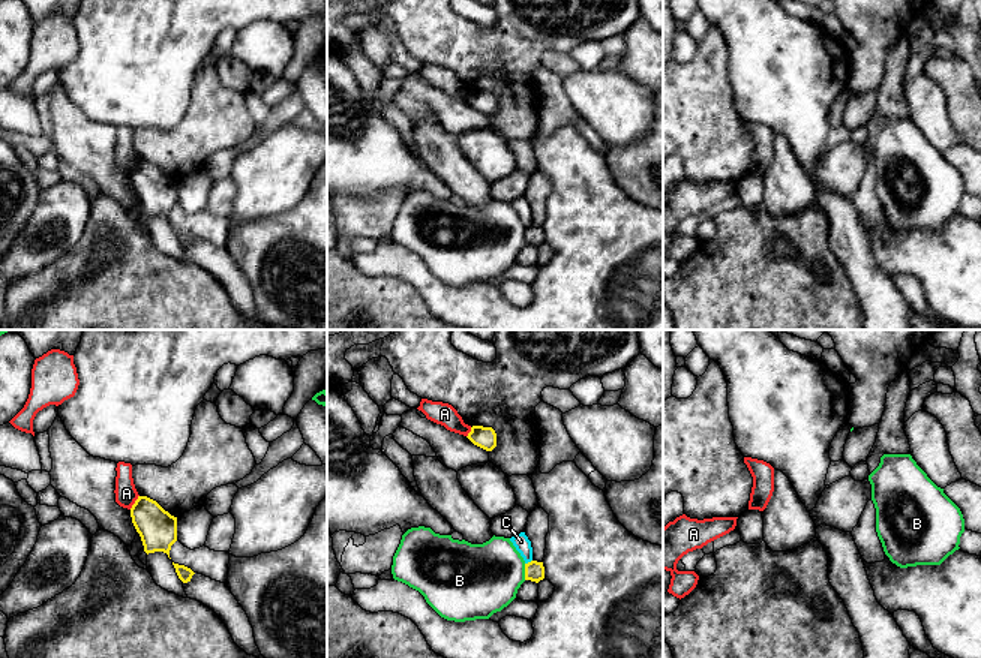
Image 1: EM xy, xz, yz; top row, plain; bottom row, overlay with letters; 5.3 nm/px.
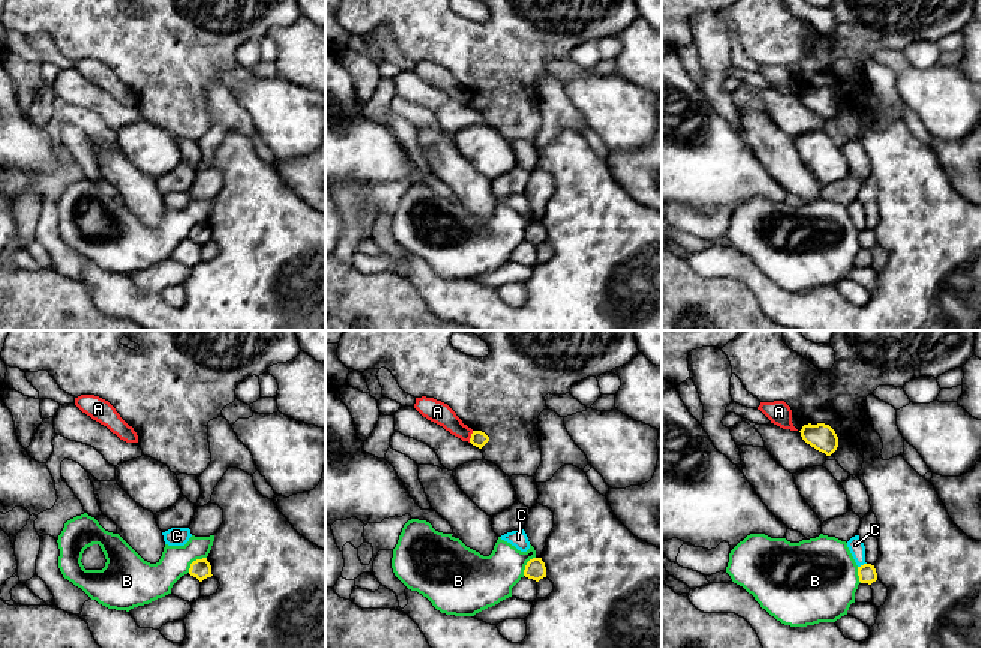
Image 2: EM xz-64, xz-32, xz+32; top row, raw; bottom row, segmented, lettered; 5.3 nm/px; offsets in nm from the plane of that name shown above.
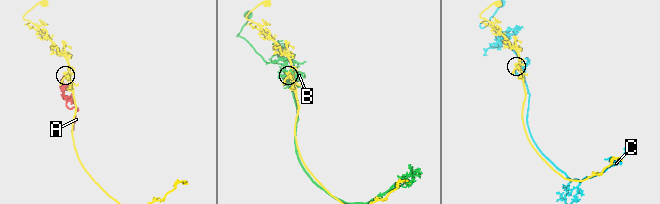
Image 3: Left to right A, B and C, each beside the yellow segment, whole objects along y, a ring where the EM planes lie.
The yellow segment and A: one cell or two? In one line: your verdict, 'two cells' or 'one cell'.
two cells

